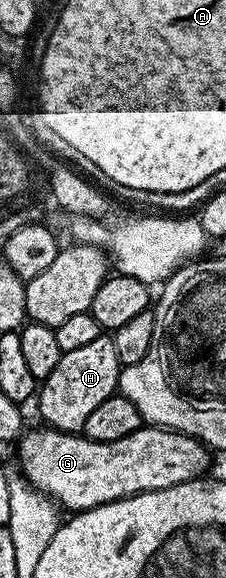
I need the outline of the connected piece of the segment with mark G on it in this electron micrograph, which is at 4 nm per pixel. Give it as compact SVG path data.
M145 424L140 430L131 432L131 436L123 436L123 440L96 442L80 433L40 429L26 429L16 443L20 473L30 486L49 495L58 507L65 509L66 506L69 512L90 510L148 490L171 488L180 482L200 478L208 471L205 469L209 466L210 447L177 430Z

